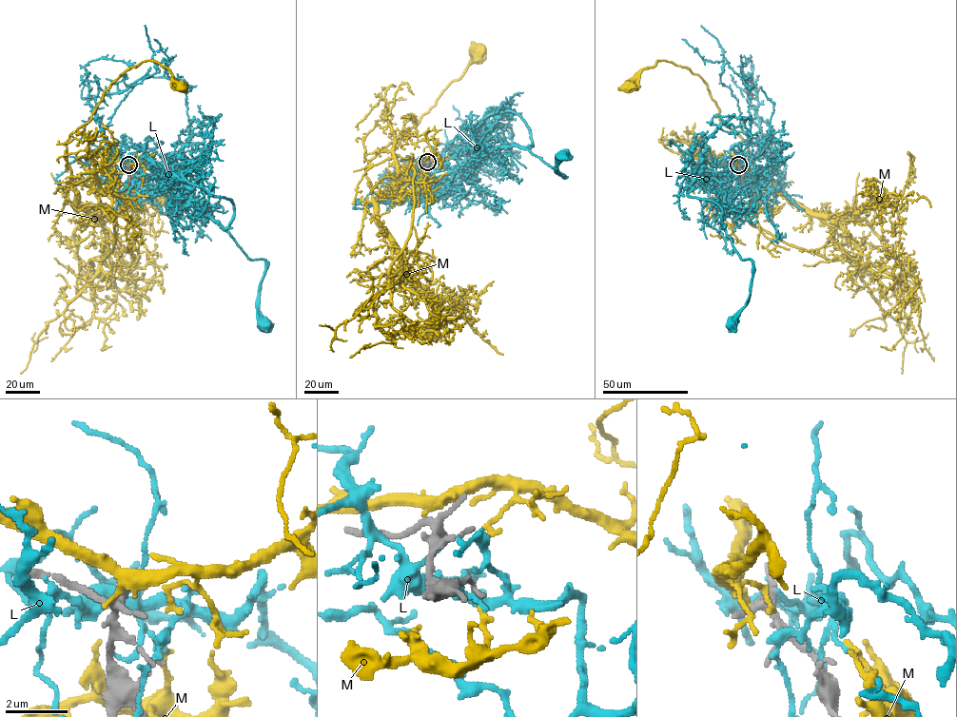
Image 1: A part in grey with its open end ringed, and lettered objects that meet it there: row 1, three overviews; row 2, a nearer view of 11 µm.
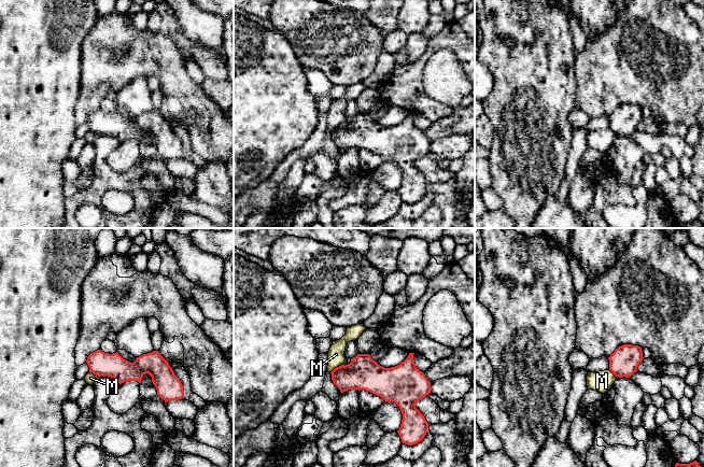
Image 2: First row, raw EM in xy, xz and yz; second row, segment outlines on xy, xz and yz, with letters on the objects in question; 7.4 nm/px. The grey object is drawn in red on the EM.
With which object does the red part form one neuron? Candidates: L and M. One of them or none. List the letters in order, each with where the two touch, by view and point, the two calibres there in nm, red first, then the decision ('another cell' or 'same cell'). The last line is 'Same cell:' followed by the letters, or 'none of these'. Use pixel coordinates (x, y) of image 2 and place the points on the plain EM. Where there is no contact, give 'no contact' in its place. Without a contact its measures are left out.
L: no contact; another cell
M: contact xz (337, 126); calibres 240 and 130 nm; another cell
Same cell: none of these

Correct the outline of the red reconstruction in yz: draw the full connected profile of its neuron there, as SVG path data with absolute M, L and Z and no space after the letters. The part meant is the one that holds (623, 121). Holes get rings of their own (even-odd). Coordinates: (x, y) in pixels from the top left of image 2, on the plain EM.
M623 103L615 109L608 116L609 129L616 136L631 136L637 130L637 125L643 119L643 110L638 104Z

